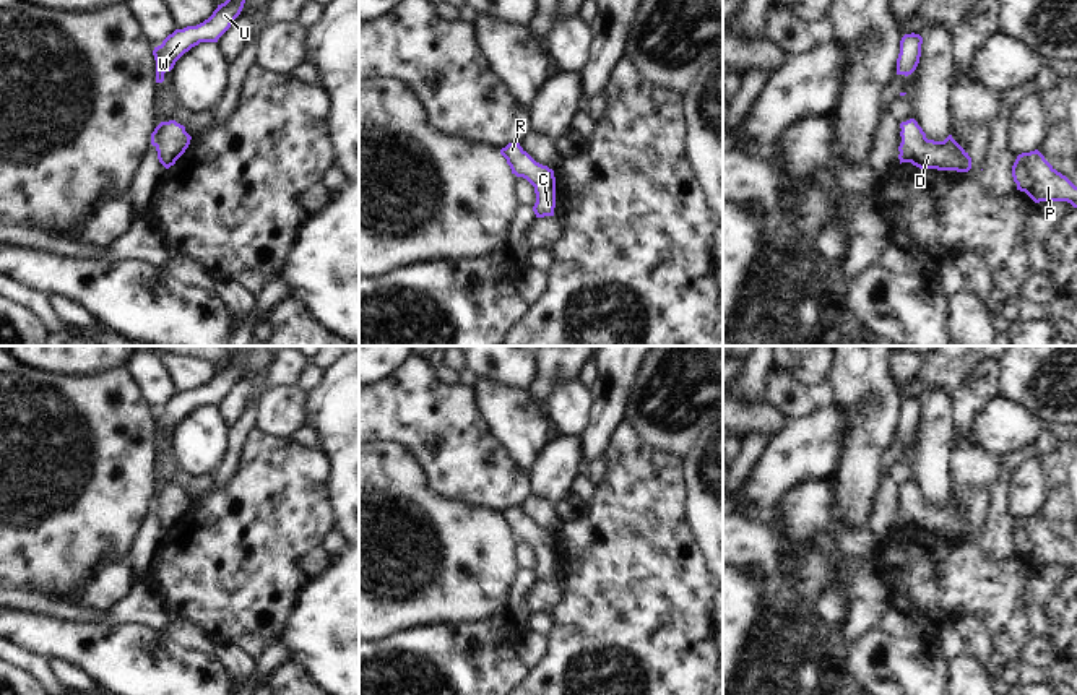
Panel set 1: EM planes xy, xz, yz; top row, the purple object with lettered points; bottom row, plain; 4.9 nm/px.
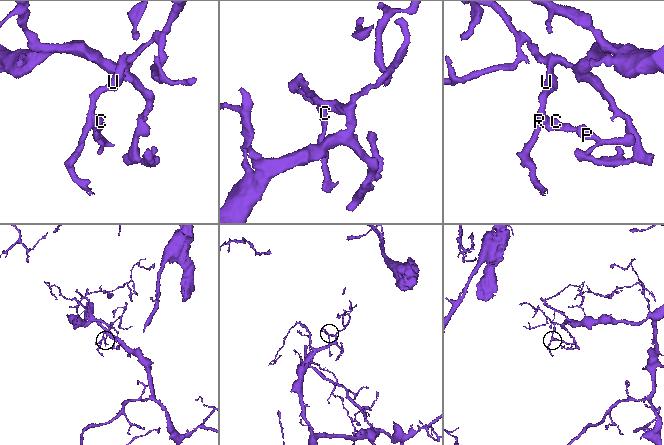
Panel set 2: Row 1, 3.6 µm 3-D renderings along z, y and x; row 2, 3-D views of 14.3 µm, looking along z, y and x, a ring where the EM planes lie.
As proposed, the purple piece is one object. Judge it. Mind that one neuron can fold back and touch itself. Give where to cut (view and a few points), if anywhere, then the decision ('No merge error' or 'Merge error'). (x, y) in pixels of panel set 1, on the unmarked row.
No split. No merge error.

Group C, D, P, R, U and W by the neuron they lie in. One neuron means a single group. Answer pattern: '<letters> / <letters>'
C D P R U W

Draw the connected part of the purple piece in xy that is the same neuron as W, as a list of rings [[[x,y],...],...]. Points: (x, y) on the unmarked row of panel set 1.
[[[234,346],[227,364],[213,375],[213,378],[197,390],[175,393],[161,409],[154,411],[156,447],[164,445],[164,437],[171,435],[175,425],[200,406],[218,406],[240,378],[245,367],[245,352],[249,346]]]

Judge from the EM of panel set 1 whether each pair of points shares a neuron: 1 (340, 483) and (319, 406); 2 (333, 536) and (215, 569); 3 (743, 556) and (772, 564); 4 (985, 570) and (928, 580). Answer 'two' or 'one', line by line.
1: one
2: two
3: one
4: one

